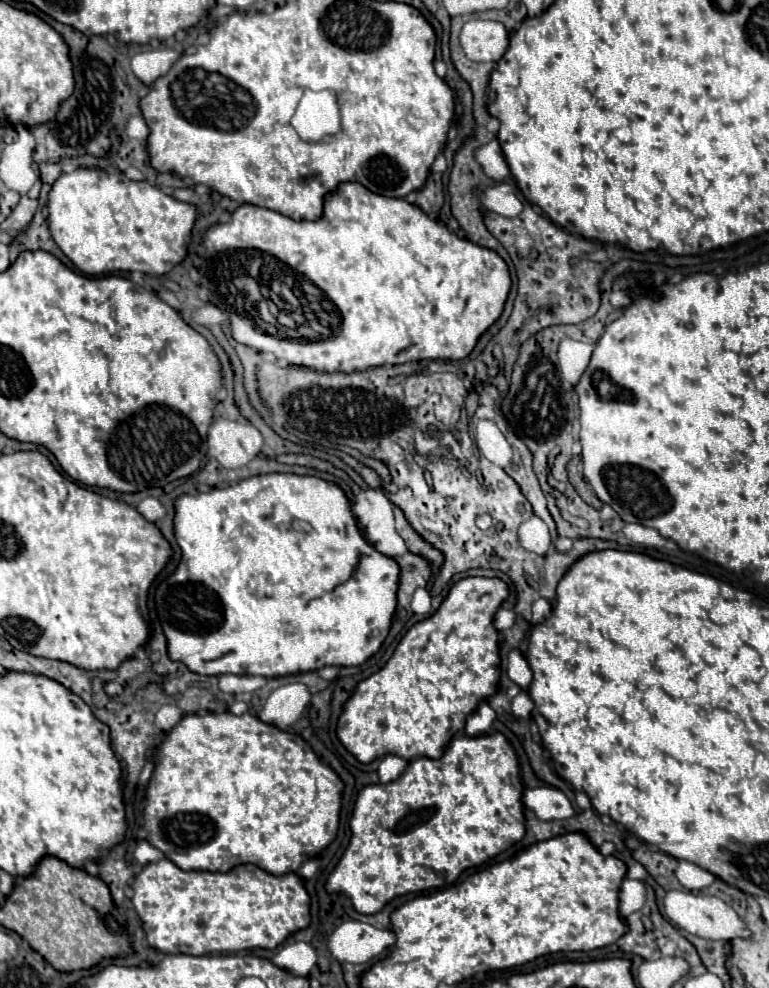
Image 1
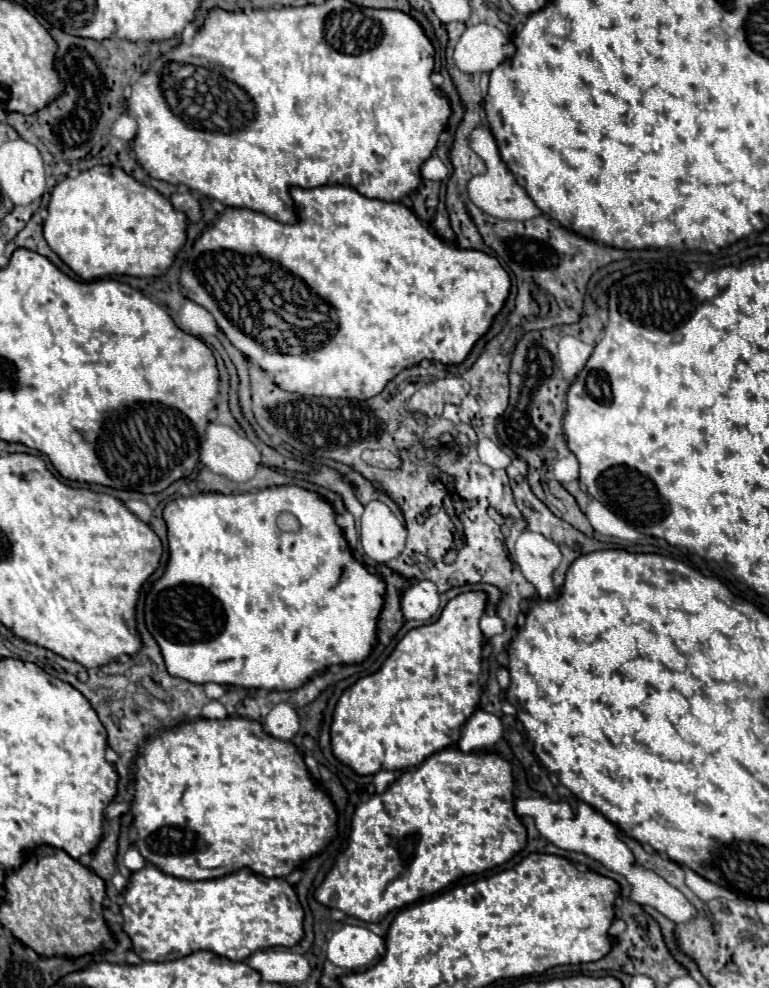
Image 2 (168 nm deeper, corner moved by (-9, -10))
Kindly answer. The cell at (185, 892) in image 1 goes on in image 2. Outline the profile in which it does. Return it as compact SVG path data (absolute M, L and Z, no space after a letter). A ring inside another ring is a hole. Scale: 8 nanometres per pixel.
M146 865L130 875L122 895L122 929L132 941L132 951L142 961L174 961L194 951L212 951L230 961L244 961L260 949L294 947L304 937L304 911L298 903L294 887L284 879L268 879L264 875L252 873L250 869L240 869L236 873L210 881L186 881L166 875L154 865Z

